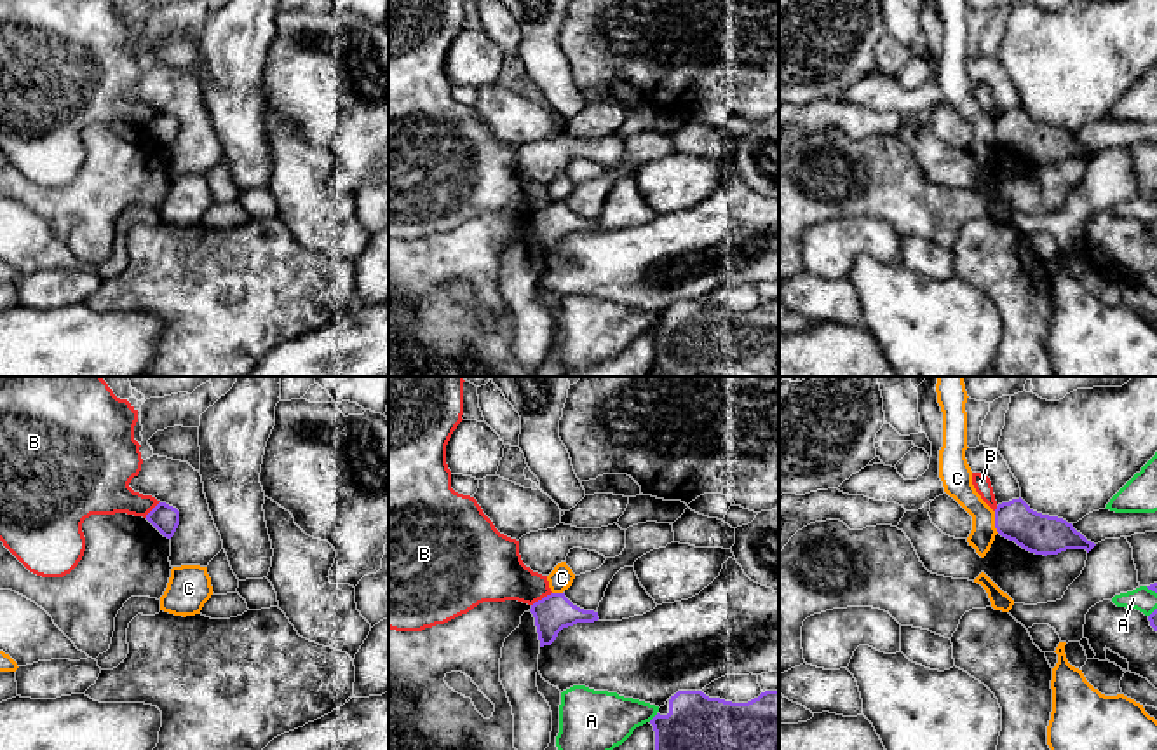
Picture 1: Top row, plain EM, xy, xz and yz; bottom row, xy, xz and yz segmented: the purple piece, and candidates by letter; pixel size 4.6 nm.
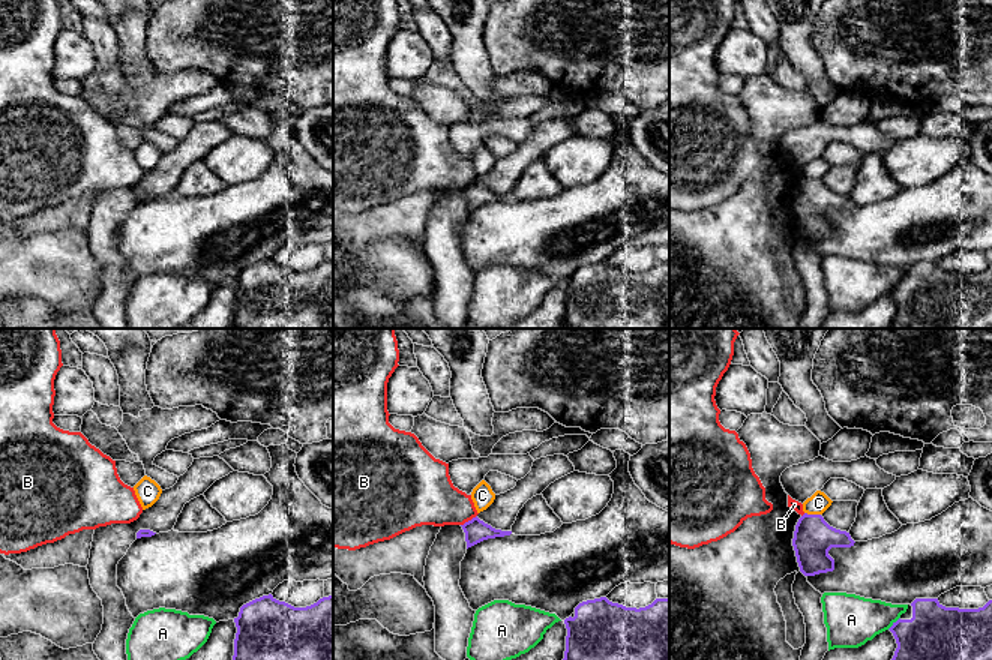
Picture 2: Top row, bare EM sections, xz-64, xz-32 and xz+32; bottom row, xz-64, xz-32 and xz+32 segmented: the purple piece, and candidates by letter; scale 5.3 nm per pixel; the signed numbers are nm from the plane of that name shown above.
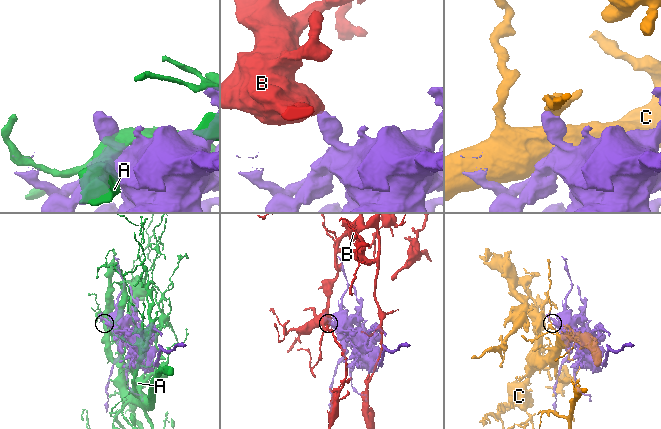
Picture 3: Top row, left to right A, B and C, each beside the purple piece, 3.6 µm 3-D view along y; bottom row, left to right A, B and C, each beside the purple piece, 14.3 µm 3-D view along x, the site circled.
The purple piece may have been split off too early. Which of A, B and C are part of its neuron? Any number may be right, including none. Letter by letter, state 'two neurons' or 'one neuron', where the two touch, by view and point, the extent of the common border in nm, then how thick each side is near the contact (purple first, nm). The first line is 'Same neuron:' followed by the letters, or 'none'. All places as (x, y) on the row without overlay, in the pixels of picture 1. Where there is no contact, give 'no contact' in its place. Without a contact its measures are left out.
Same neuron: none
A: two neurons; contact xz (654, 327); length 60 nm; calibres 420 and 280 nm
B: two neurons; contact xz (542, 208); length 120 nm; calibres 170 and 280 nm
C: two neurons; contact yz (995, 131); length 110 nm; calibres 190 and 130 nm

